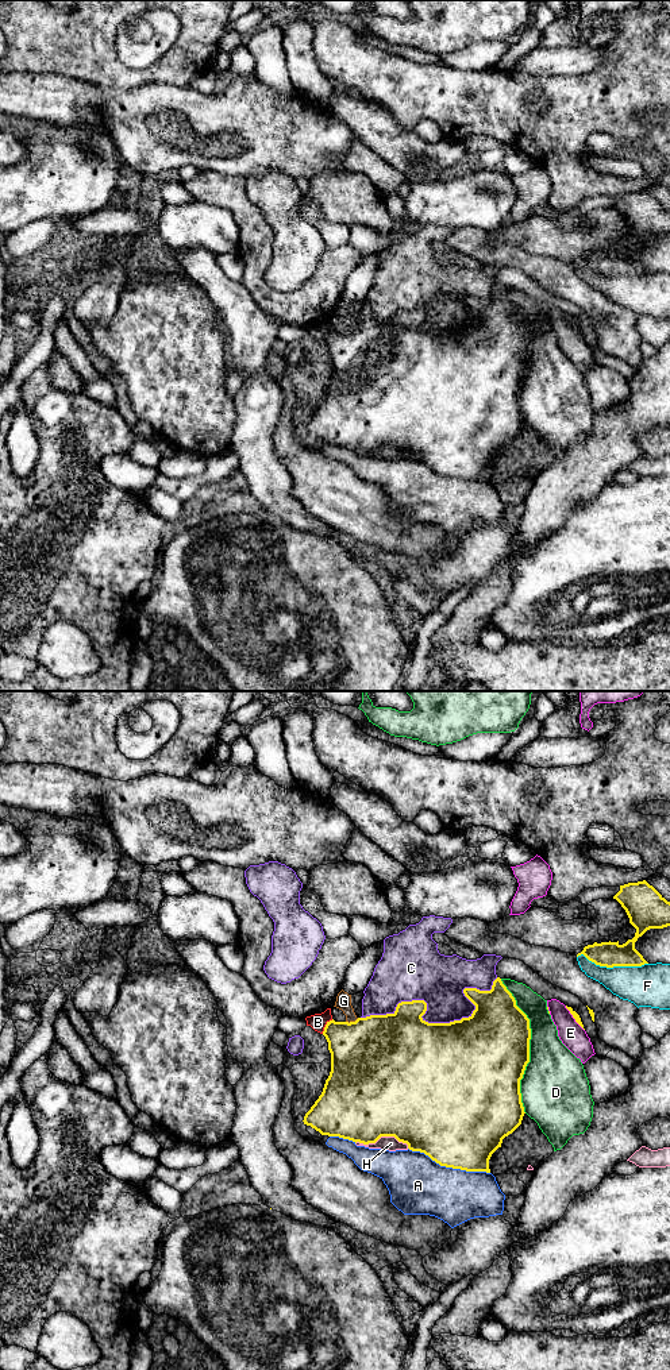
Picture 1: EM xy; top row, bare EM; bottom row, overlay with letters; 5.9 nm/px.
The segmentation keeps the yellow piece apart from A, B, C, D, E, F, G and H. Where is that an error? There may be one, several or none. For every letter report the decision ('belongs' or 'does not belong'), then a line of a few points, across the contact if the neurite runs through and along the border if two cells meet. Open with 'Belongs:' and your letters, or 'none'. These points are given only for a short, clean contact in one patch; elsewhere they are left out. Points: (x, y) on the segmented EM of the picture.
Belongs: none
A: does not belong
B: does not belong | xy (332, 1019), (322, 1033)
C: does not belong
D: does not belong
E: does not belong
F: does not belong
G: does not belong | xy (358, 1018), (346, 1022)
H: does not belong

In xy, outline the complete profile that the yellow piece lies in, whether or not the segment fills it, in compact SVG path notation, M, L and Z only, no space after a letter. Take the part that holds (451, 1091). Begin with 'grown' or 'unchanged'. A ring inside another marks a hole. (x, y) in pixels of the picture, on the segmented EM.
unchanged; M500 977L493 981L490 991L465 988L463 993L475 1006L475 1010L469 1018L462 1018L461 1020L450 1023L426 1022L421 1018L427 1011L427 1003L424 1000L401 1002L397 1004L393 1014L370 1015L366 1018L358 1018L355 1022L350 1023L335 1022L334 1019L327 1022L323 1035L328 1042L328 1050L331 1053L331 1072L326 1080L321 1095L305 1114L303 1120L304 1124L311 1126L321 1135L339 1136L363 1145L376 1143L381 1136L394 1136L398 1142L407 1143L409 1150L424 1153L440 1166L466 1172L490 1173L489 1159L492 1154L501 1147L502 1139L521 1124L525 1114L521 1103L520 1080L530 1062L530 1019L516 1006L515 997L502 984Z

